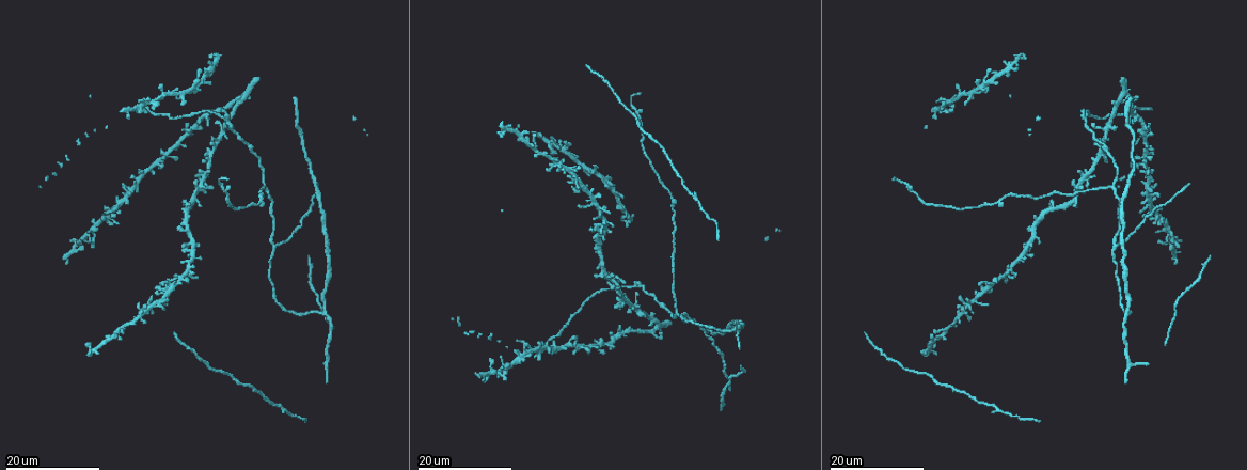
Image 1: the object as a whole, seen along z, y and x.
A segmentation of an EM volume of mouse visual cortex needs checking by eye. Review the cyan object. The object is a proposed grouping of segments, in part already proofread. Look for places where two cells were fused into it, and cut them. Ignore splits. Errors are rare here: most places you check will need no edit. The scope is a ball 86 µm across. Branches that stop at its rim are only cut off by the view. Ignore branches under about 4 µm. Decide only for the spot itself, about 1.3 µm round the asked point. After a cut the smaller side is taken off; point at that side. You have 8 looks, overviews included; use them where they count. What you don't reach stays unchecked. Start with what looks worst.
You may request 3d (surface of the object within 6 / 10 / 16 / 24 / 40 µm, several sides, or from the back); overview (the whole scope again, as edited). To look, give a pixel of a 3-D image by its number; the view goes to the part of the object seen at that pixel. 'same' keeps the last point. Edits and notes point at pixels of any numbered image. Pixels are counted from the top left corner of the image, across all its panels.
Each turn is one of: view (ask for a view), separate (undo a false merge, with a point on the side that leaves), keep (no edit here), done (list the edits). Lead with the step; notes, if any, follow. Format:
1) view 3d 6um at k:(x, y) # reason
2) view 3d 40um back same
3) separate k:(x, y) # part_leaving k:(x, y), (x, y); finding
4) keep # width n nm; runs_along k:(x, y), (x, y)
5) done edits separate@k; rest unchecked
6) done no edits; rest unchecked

view 3d 24um at 1:(1116, 244) # three-way junction

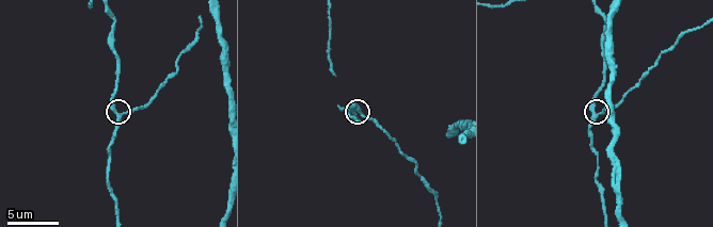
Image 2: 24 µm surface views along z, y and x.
view 3d 10um at 2:(357, 111)

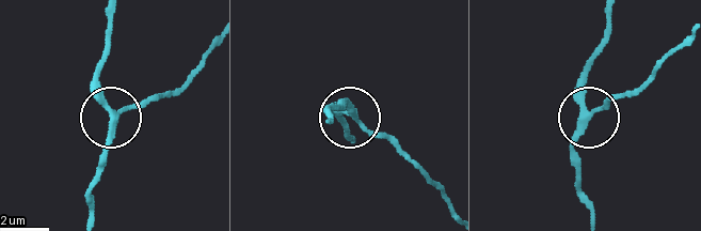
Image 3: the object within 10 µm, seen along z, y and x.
keep # width 220 nm; runs_along 3:(107, 19), (104, 105), (120, 116), (154, 94); all the same cell

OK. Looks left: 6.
view 3d 16um at 1:(1085, 121) # two arms in line, one across

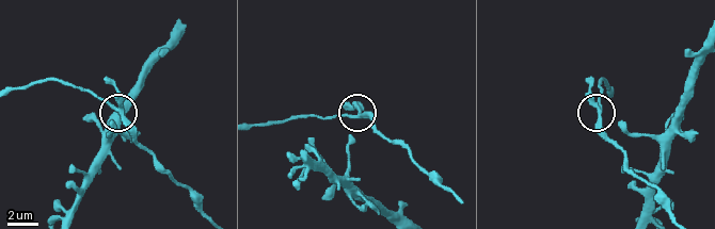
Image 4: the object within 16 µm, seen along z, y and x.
view 3d 6um at 4:(127, 117)

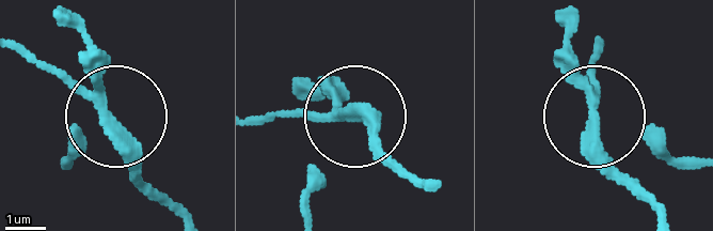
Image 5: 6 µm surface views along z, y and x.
keep # width 260 nm; runs_along 5:(66, 166), (69, 135), (110, 114), (86, 27); continuous, no second cell

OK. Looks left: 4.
view 3d 16um at 1:(1148, 204) # looks like a crossing

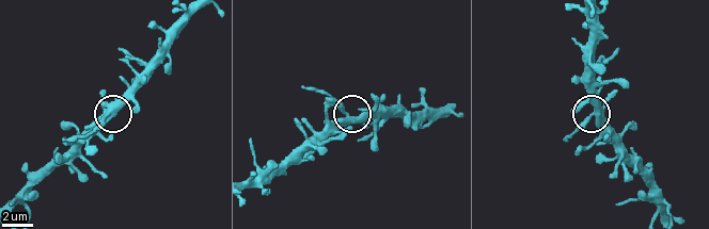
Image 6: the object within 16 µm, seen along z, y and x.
view 3d 10um at 6:(597, 115)

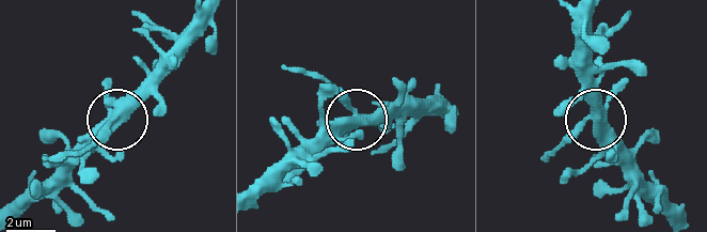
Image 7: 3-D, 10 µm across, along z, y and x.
keep # runs_along 7:(211, 21), (81, 155); continuous, no second cell

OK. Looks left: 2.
view 3d 16um at 1:(326, 313) # three-way junction

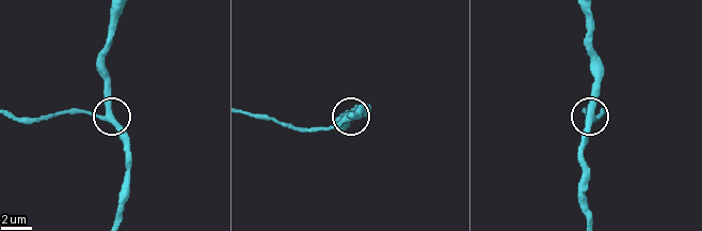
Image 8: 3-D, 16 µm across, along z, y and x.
view 3d 10um at 8:(592, 113)

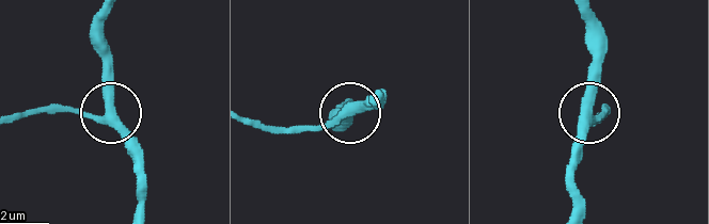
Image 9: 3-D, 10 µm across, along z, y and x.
keep # one cell here

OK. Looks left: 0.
done no edits; rest unchecked

